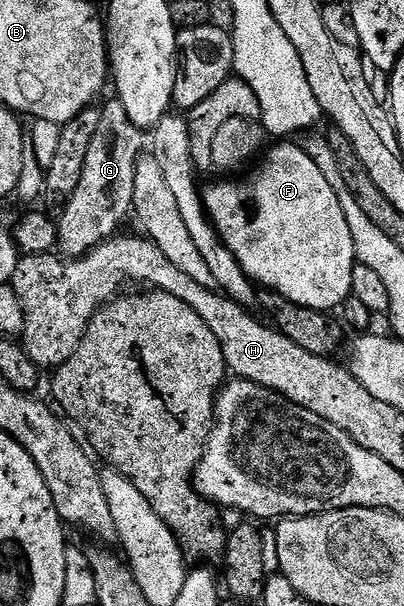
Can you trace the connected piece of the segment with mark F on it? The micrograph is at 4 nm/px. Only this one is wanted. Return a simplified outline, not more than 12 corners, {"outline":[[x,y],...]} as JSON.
{"outline":[[302,144],[203,205],[256,286],[335,311],[357,263]]}

